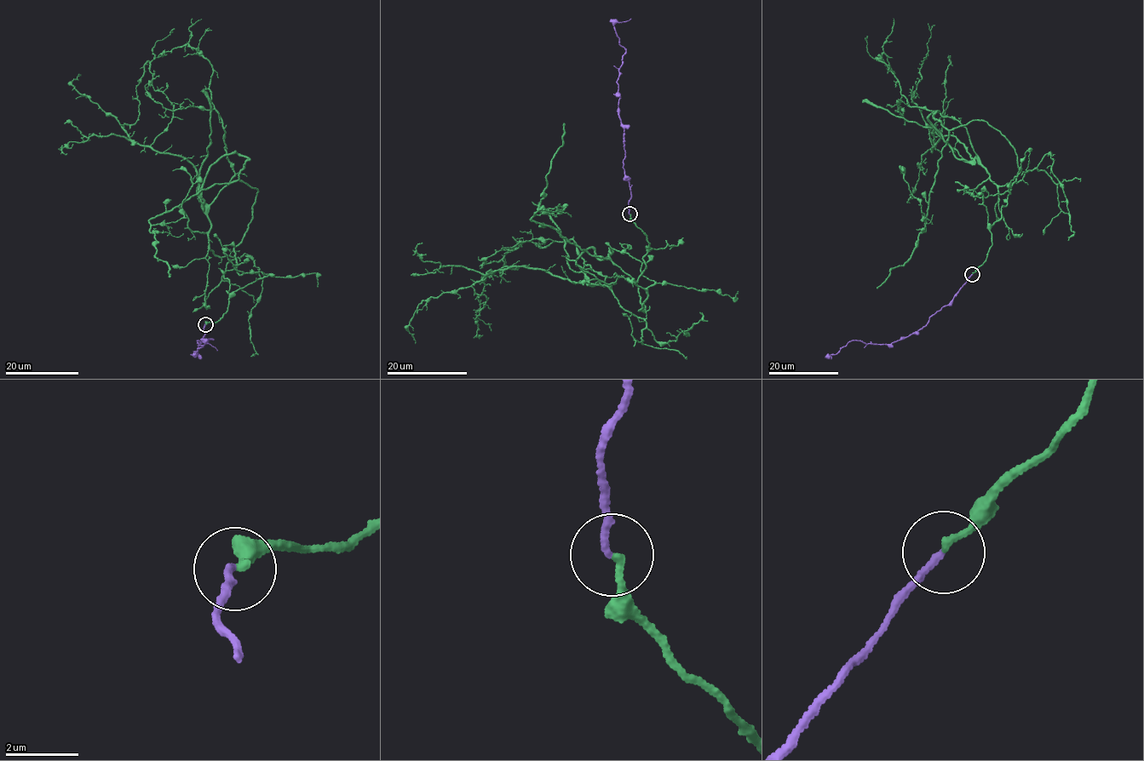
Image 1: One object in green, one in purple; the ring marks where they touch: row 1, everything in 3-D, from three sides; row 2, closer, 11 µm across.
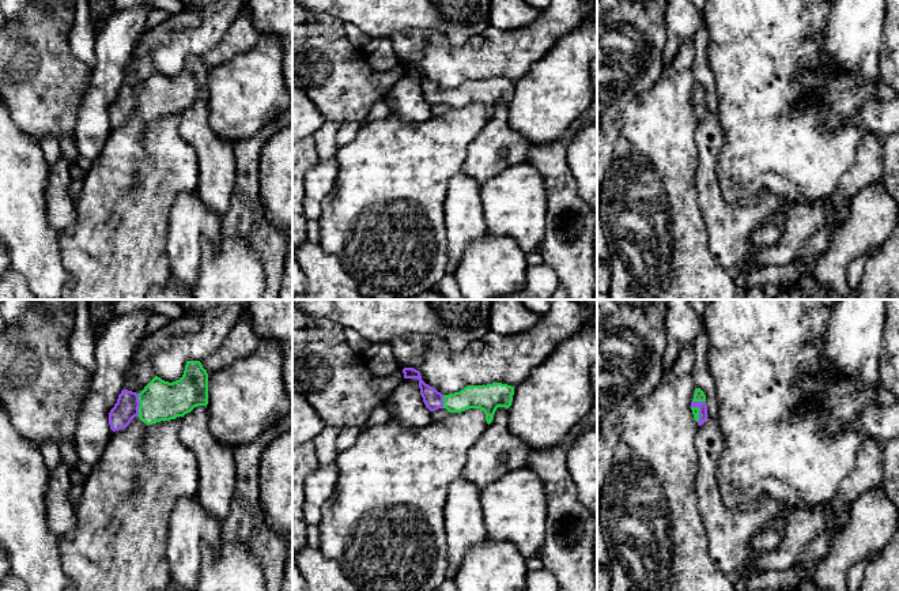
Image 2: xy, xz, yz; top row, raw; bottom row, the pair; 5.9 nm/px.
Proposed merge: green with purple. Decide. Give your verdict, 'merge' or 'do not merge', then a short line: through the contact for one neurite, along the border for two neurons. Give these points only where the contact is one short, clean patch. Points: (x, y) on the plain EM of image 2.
merge; line xy (159, 96), (153, 100), (140, 100), (129, 100), (127, 102)

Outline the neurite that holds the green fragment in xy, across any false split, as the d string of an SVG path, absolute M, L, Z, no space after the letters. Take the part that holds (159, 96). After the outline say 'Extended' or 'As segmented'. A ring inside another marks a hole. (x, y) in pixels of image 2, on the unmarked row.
M188 56L177 76L155 71L140 89L122 84L109 108L109 120L116 127L126 123L135 112L152 120L184 112L194 102L207 99L208 68L200 56Z. Extended

